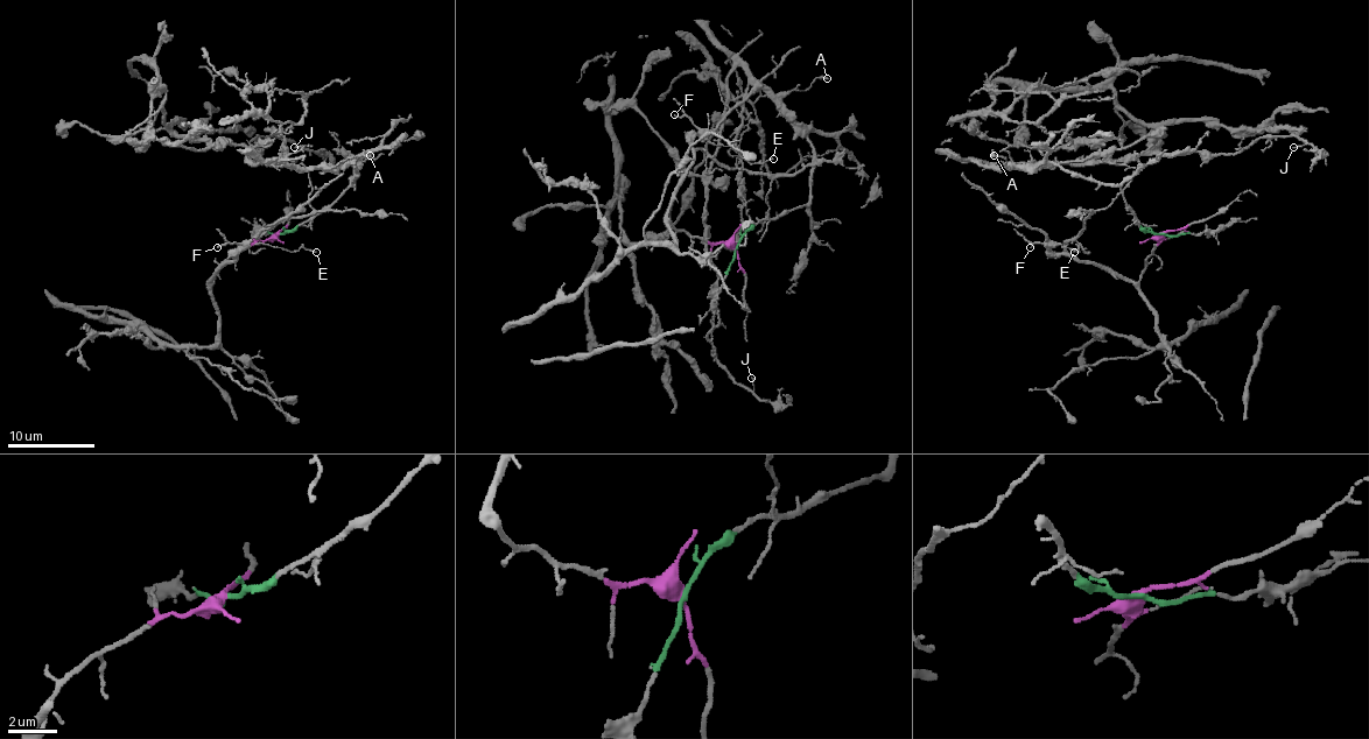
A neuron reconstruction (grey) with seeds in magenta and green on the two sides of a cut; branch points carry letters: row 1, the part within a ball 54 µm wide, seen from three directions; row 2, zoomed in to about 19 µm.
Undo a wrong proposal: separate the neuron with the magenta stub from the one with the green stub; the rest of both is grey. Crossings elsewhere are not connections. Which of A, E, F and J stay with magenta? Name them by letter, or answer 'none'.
E, F

